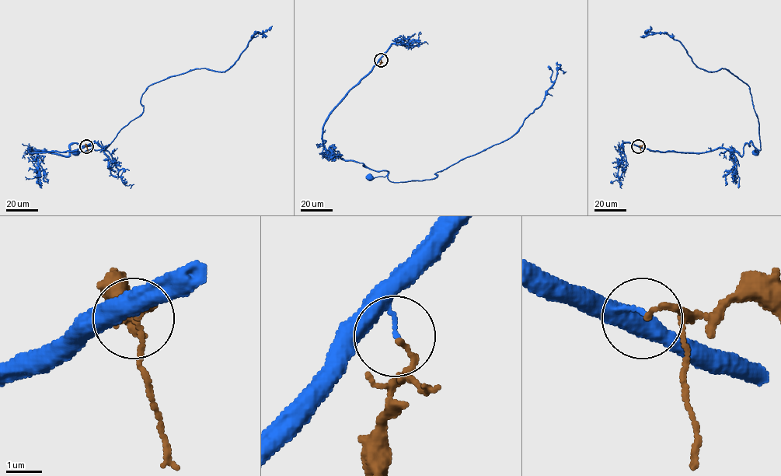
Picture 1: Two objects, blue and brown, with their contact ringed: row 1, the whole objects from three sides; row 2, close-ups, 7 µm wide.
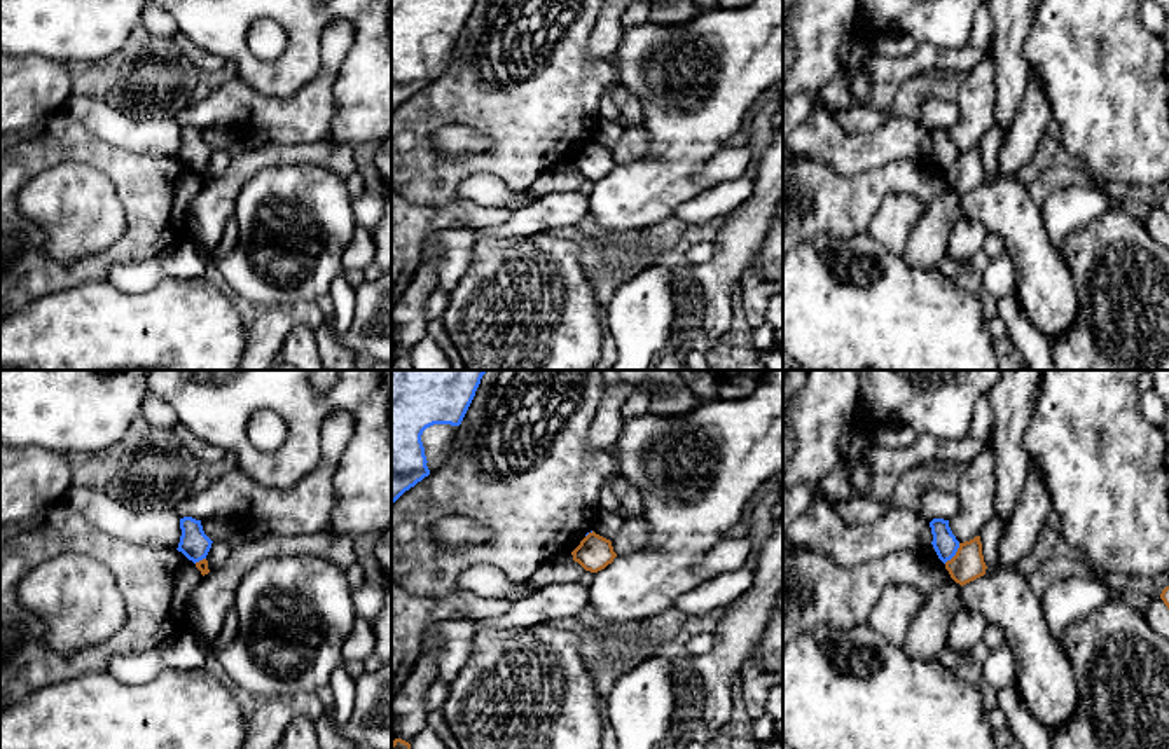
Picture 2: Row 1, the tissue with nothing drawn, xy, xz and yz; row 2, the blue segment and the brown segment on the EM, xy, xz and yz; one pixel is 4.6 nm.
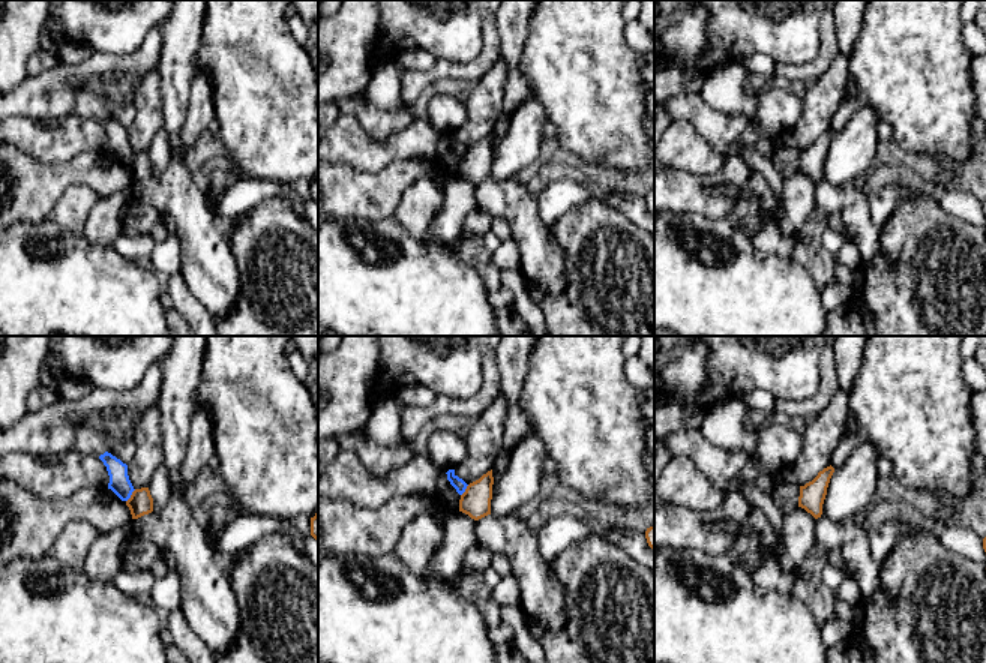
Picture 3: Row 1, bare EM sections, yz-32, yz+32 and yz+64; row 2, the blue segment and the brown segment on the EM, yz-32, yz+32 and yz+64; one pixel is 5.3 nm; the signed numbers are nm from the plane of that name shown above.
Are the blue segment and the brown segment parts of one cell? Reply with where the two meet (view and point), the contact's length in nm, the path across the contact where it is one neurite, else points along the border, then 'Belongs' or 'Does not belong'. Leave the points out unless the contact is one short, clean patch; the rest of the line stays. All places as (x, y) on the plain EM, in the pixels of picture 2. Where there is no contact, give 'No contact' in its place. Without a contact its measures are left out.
Touches blue at yz (954, 163). Shared border 120 nm. Boundary: yz (960, 152), (958, 159), (944, 171). Does not belong

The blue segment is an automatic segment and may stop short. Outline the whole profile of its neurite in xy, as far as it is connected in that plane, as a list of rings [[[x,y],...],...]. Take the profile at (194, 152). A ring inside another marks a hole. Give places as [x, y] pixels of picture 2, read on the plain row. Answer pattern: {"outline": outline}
{"outline": [[[183,126],[180,127],[180,138],[182,145],[176,159],[194,173],[206,168],[213,150],[204,143],[201,129]]]}

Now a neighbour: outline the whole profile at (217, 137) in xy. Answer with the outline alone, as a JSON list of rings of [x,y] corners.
[[[215,124],[206,129],[201,129],[201,134],[204,143],[211,150],[227,148],[238,138],[238,134],[229,126],[224,124]]]

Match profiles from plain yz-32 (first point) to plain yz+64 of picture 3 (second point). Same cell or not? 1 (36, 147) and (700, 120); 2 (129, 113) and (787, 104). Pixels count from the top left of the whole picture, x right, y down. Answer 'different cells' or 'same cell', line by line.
1: different cells
2: same cell

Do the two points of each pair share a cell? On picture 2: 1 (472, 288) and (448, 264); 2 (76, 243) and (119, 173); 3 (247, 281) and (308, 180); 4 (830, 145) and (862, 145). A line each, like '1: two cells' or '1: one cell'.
1: two cells
2: two cells
3: one cell
4: one cell

